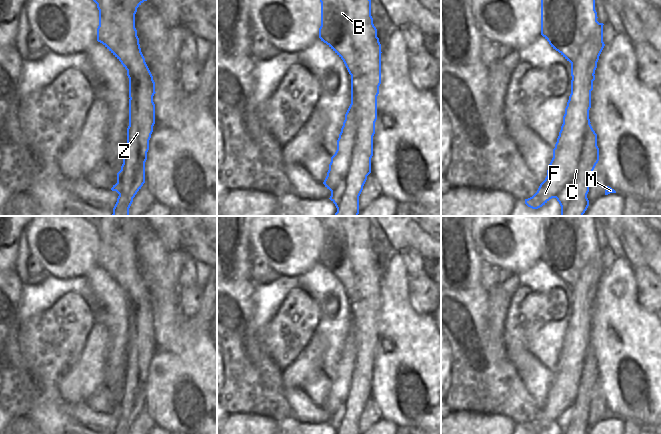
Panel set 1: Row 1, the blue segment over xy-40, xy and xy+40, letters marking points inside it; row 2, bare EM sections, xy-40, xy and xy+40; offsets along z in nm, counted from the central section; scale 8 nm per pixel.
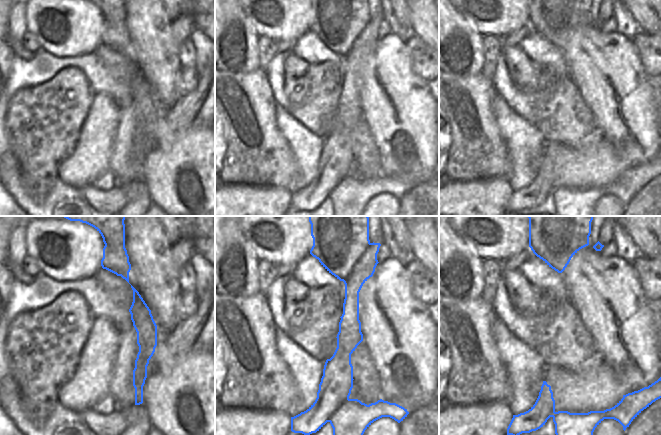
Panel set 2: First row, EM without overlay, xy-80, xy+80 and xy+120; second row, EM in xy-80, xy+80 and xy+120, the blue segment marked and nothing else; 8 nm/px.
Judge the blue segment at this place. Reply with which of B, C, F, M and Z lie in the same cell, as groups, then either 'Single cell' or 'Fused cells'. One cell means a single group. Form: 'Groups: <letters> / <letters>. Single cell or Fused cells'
Groups: B M Z / C F. Fused cells

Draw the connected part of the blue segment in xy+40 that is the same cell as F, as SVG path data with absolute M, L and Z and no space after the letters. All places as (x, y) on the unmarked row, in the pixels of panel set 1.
M600 248L595 258L583 270L577 284L571 287L571 318L547 400L537 416L525 423L525 428L532 433L538 433L555 422L577 398L585 358L591 347L589 312L593 311L593 305L590 297L595 298L599 280L605 270L603 249Z

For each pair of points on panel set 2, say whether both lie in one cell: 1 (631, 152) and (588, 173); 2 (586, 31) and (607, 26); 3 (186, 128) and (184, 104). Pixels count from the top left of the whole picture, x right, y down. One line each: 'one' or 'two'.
1: two
2: two
3: one

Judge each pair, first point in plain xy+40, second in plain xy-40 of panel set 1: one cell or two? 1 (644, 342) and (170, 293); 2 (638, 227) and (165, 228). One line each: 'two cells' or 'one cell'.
1: two cells
2: one cell

